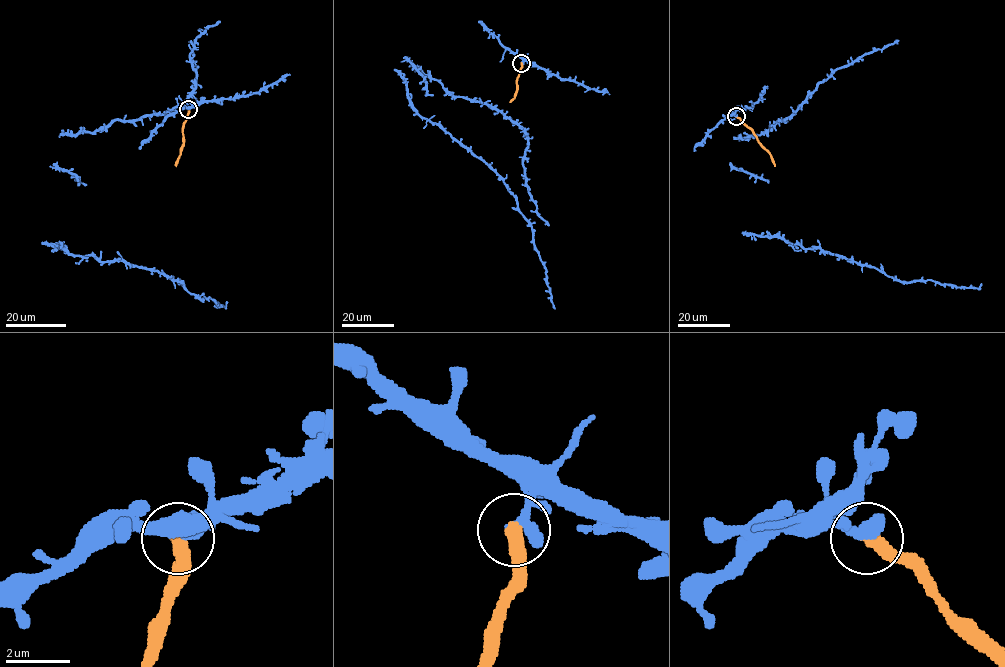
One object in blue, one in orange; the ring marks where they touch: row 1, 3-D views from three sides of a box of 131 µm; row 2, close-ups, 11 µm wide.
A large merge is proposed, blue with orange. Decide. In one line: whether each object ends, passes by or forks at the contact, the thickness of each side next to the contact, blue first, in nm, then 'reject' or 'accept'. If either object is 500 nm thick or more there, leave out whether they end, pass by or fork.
blue ends there; orange ends there; 440 nm thick on the blue side, 440 nm on the other; reject

